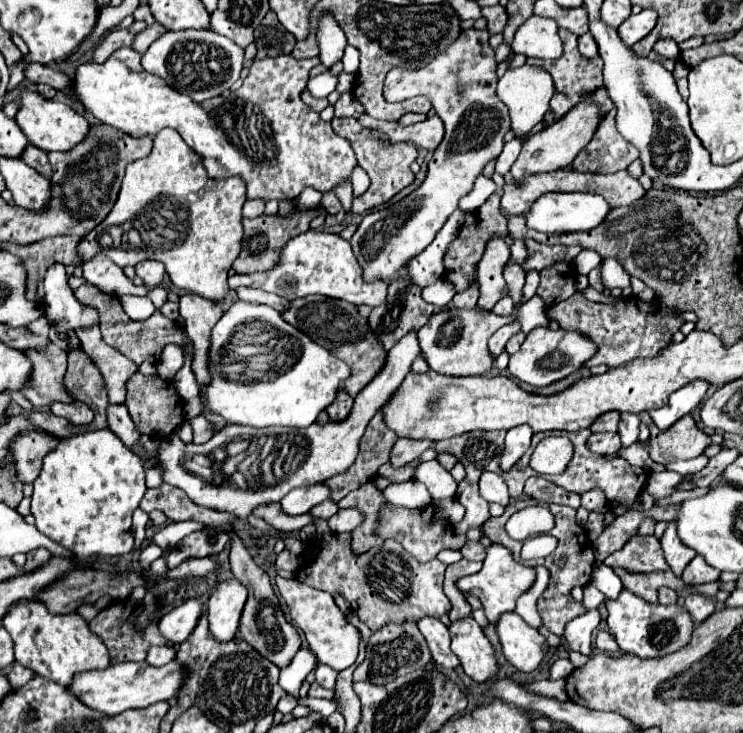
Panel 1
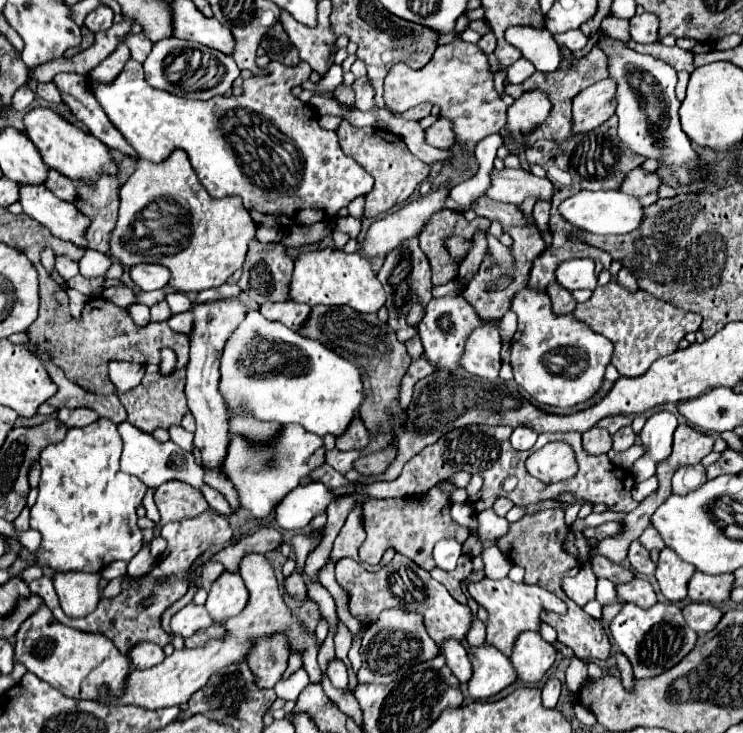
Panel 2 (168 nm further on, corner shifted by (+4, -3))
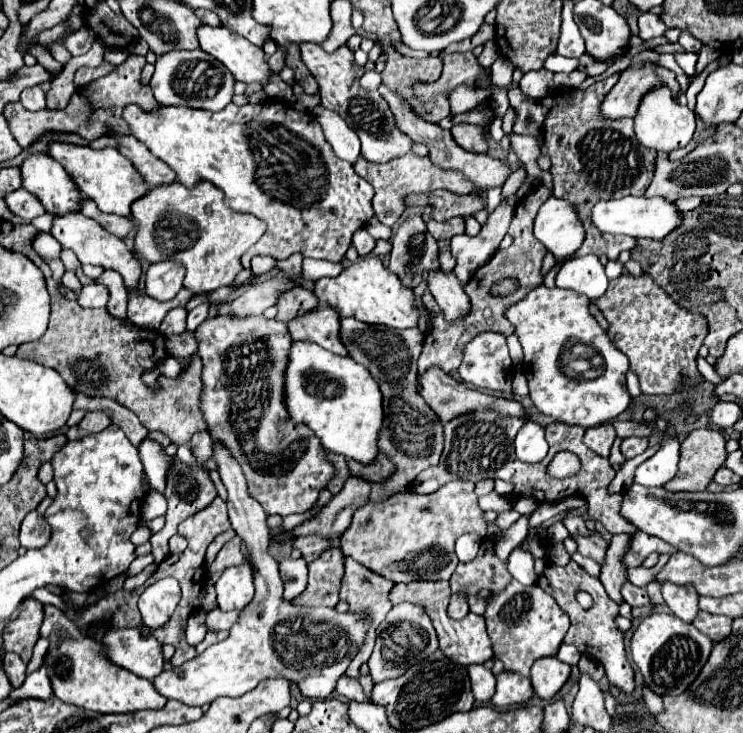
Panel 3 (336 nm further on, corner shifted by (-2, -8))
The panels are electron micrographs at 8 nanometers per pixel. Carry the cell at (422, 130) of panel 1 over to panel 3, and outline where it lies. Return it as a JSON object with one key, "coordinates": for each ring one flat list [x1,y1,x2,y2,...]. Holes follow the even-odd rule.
{"coordinates":[[454,125,450,129,454,141,466,149,466,151,472,151,472,153,484,153,488,149,486,145,486,137,484,137,484,131,478,127,478,125]]}

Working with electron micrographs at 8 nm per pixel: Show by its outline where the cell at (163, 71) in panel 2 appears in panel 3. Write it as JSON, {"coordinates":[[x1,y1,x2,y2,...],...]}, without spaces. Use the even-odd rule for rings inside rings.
{"coordinates":[[200,49,170,51,166,55,160,55,154,67,156,71,152,75,150,87,160,105,184,105,208,111,220,111,234,97,234,83,236,83,234,75,230,75,226,65,218,61,208,61,208,55]]}

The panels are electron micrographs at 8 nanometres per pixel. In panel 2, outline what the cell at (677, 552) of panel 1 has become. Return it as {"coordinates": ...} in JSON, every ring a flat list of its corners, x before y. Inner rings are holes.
{"coordinates":[[664,548,660,552,660,560,656,566,656,580,660,586,660,592,666,596,670,602,682,602,688,598,688,582,696,568,682,558,670,548]]}

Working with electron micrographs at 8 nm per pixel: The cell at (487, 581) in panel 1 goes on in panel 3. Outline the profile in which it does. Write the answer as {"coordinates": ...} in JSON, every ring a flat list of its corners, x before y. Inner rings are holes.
{"coordinates":[[512,581,510,587,488,599,484,619,492,639,494,655,504,663,508,671,516,671,520,675,530,675,530,665,536,659,556,655,570,625,568,615,562,613,550,595,546,595,538,585,526,587,518,581]]}

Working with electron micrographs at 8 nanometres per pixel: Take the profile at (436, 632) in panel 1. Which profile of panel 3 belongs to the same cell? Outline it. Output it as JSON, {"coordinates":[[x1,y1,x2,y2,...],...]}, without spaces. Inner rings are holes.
{"coordinates":[[468,665,468,675,472,683,472,693,476,701,488,703,490,695,494,695,494,673,488,671,484,665]]}

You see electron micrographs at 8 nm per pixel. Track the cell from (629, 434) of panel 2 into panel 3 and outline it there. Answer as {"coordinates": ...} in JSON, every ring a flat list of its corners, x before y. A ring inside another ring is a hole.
{"coordinates":[[628,437,628,439,622,441,622,453,626,455,626,459,640,455,642,451,646,451,646,447,648,447,646,437]]}

